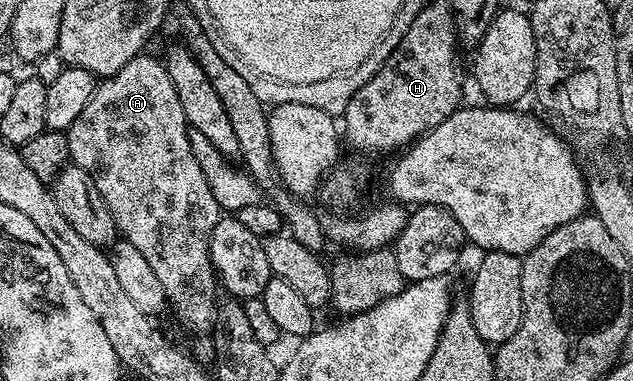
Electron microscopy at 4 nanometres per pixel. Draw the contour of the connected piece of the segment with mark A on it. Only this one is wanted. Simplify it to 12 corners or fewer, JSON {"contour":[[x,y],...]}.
{"contour":[[164,61],[98,81],[67,133],[187,329],[213,328],[223,217]]}

